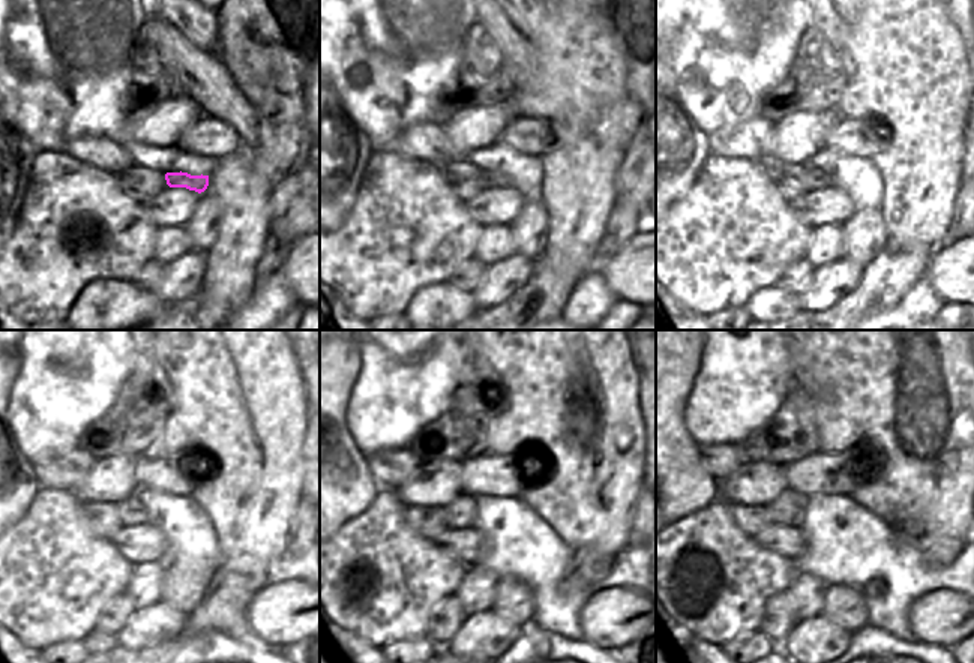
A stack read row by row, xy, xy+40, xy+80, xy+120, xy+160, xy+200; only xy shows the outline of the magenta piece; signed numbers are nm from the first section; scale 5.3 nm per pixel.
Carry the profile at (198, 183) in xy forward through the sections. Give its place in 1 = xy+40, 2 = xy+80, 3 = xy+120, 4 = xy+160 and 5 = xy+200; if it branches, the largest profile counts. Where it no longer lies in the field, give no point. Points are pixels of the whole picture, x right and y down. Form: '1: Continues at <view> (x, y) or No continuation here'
1: Continues at xy+40 (488, 180)
2: Continues at xy+80 (812, 179)
3: Continues at xy+120 (131, 512)
4: Continues at xy+160 (459, 513)
5: Continues at xy+200 (788, 509)

